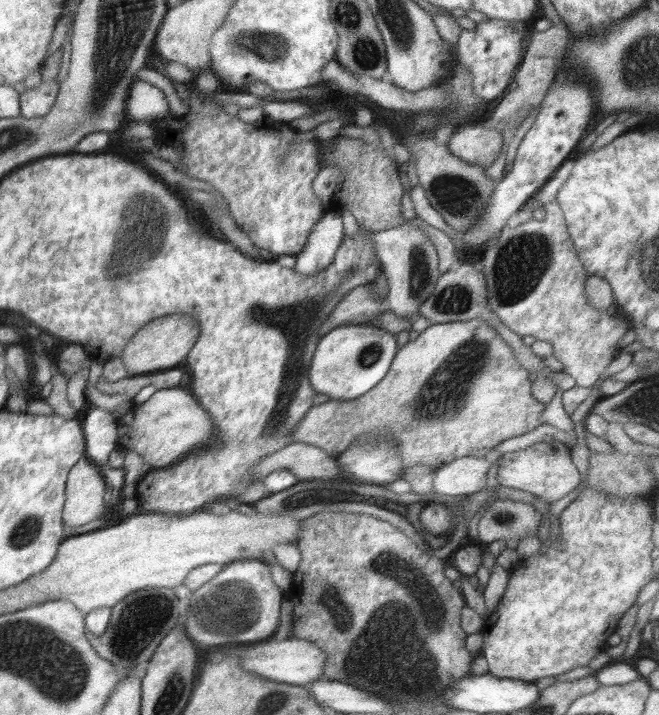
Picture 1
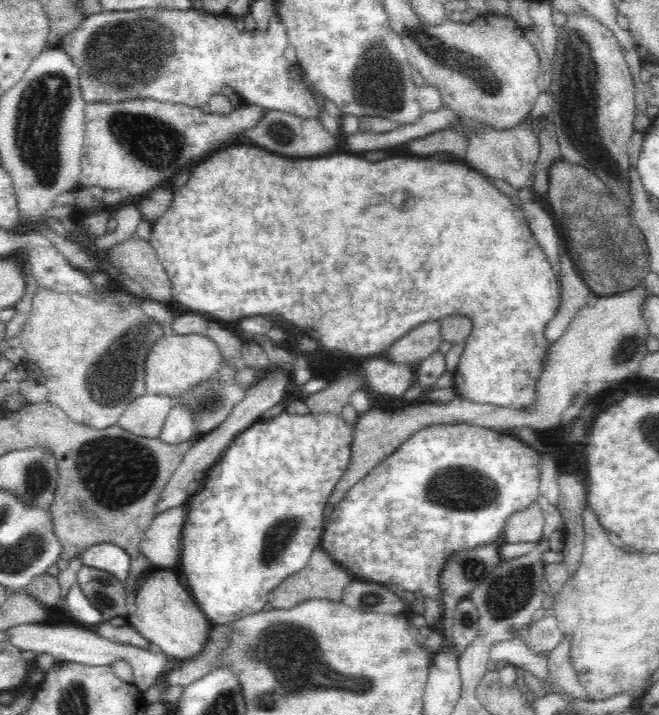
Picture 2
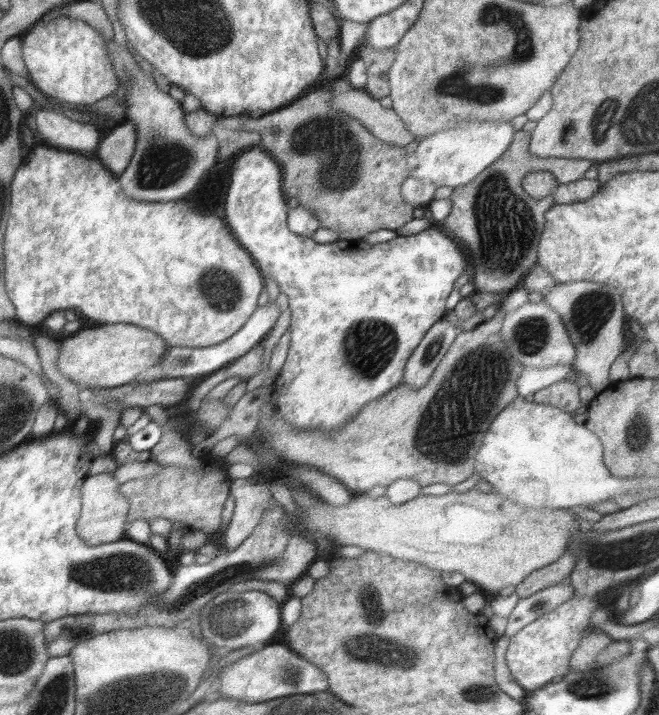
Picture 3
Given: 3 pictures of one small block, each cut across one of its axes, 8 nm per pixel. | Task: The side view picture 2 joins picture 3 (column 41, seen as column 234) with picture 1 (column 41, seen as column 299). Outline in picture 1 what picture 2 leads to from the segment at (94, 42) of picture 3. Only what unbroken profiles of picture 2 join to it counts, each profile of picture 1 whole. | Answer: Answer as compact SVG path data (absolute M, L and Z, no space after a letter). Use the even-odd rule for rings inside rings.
M55 78L52 81L42 81L37 88L26 88L20 95L21 115L34 118L48 114L54 106L60 87L60 82Z

